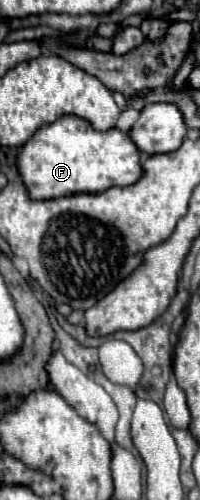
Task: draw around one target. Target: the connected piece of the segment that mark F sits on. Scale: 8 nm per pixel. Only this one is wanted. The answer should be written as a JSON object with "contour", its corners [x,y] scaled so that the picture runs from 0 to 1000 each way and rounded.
{"contour":[[[355,230],[295,234],[185,258],[85,310],[85,342],[165,402],[365,386],[515,386],[575,370],[665,370],[705,354],[695,302],[635,266],[605,266],[595,258],[505,266],[475,262],[445,242]]]}

